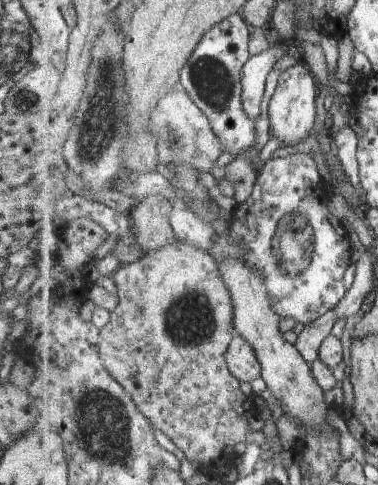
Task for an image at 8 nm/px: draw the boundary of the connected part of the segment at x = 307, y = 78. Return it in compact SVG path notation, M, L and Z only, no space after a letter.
M299 58L294 66L281 72L276 89L268 102L268 118L270 119L270 137L287 144L287 147L299 146L305 142L317 120L315 100L319 93L319 84L309 68Z

